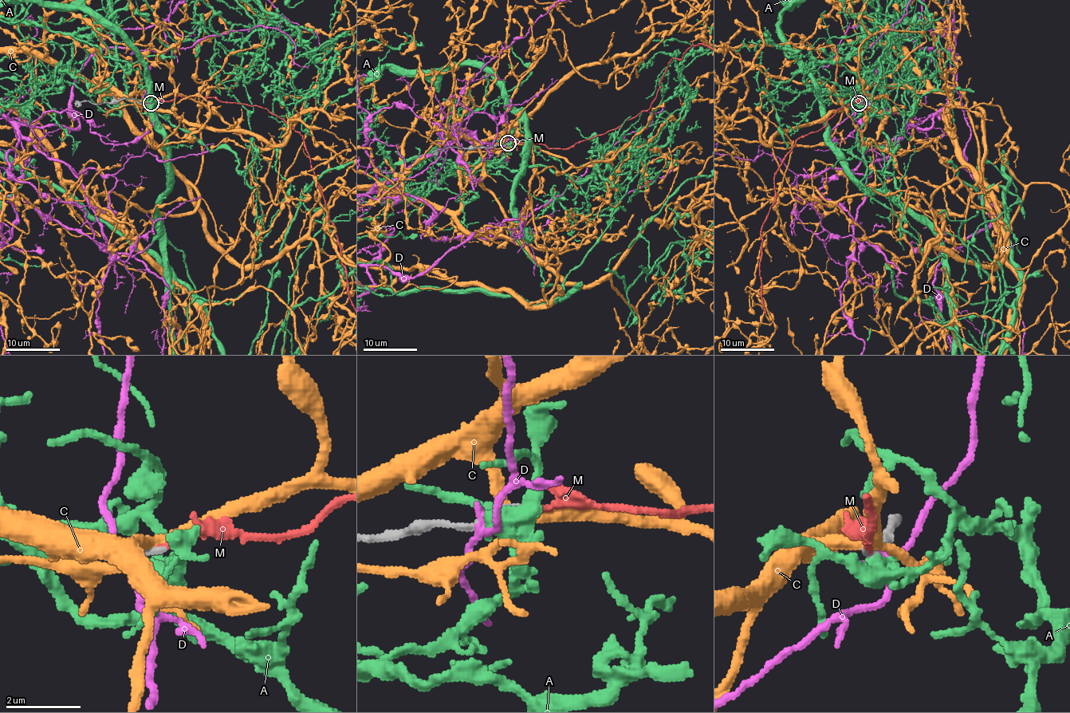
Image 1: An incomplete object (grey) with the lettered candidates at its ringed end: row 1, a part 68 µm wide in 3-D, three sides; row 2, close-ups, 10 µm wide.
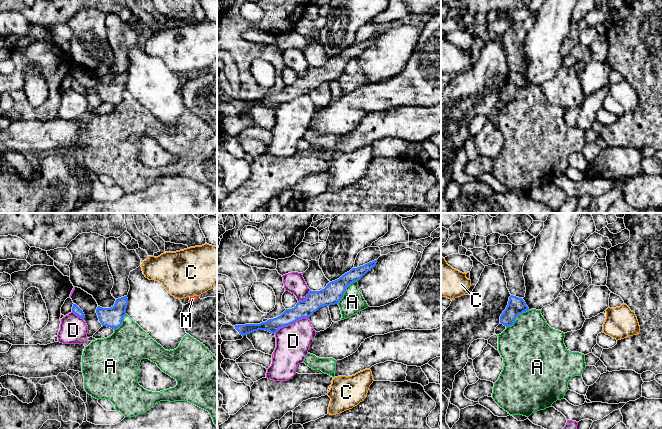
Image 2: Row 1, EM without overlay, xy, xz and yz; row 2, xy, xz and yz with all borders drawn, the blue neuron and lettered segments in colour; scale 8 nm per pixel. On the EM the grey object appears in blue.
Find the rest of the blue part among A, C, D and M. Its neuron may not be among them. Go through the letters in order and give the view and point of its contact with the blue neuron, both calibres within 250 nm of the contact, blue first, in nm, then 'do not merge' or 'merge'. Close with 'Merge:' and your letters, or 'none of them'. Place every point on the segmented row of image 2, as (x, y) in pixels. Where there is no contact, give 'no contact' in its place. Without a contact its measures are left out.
A: xz (345, 290) | 160/180 nm | do not merge
C: no contact | do not merge
D: xz (291, 323) | 140/280 nm | do not merge
M: no contact | merge
Merge: M

